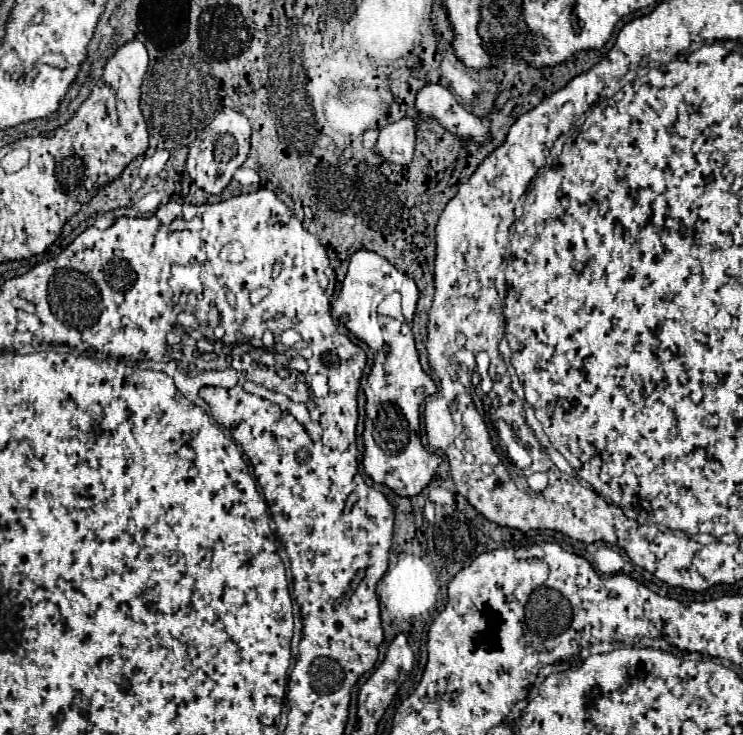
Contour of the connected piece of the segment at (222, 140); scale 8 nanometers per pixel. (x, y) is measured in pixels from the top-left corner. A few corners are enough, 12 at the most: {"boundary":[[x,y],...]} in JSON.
{"boundary":[[226,108],[194,140],[186,170],[220,194],[250,152],[250,122]]}

